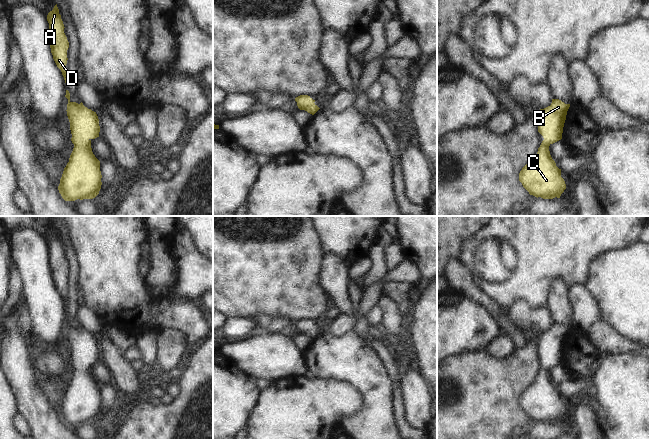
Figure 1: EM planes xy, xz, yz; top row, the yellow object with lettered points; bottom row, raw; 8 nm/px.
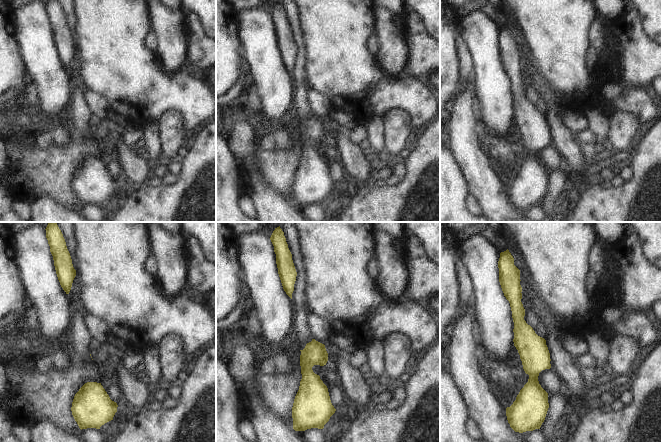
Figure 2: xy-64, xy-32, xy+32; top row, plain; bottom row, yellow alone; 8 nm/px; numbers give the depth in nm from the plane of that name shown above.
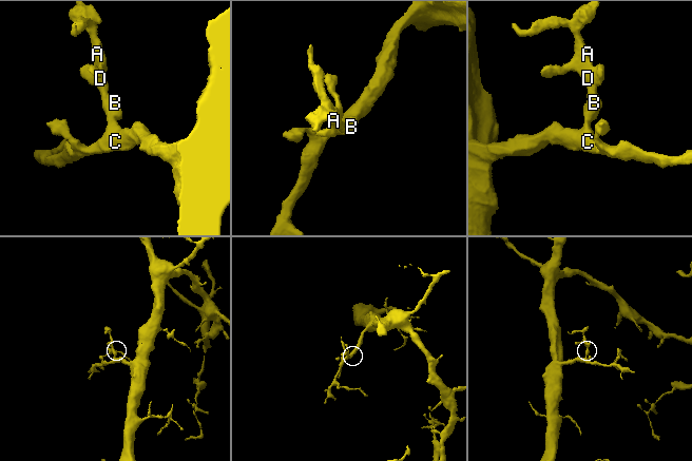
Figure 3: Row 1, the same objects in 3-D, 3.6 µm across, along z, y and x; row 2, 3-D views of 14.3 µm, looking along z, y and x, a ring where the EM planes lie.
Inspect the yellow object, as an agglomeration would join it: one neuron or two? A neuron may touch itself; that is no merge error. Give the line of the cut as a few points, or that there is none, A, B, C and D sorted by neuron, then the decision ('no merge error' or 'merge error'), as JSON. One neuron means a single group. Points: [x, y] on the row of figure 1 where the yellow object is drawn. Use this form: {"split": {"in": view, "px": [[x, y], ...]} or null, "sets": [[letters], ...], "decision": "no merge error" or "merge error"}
{"split": null, "sets": [["A", "B", "C", "D"]], "decision": "no merge error"}

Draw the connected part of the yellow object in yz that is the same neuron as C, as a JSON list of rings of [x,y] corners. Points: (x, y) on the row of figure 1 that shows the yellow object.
[[[552,99],[550,106],[540,109],[538,132],[543,136],[534,159],[526,164],[519,173],[519,181],[530,195],[543,199],[560,198],[566,189],[561,169],[556,166],[549,146],[562,139],[563,127],[570,104]]]

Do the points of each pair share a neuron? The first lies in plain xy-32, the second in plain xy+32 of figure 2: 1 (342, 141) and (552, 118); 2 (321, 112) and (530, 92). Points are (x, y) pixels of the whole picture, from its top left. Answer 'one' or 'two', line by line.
1: one
2: one

